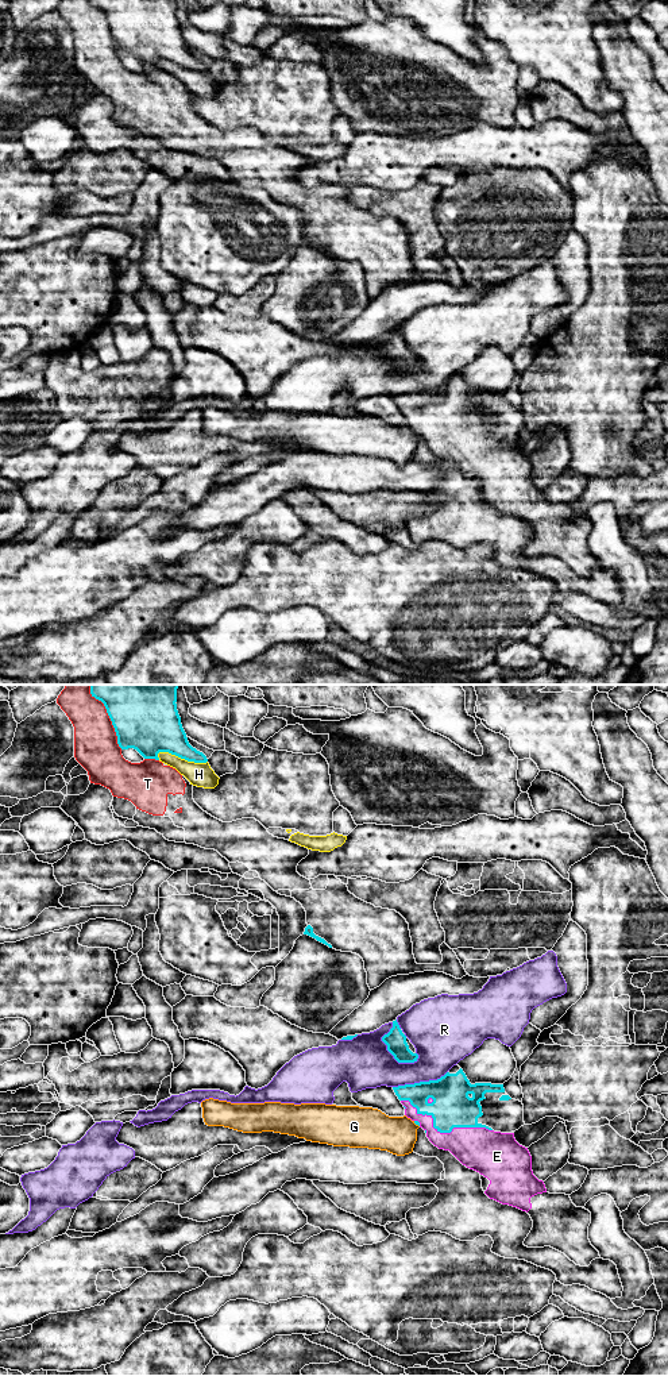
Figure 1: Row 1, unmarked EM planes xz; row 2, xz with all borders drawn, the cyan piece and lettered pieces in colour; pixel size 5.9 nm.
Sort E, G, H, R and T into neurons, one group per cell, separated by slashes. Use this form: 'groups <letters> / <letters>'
groups E / G / H / R / T

